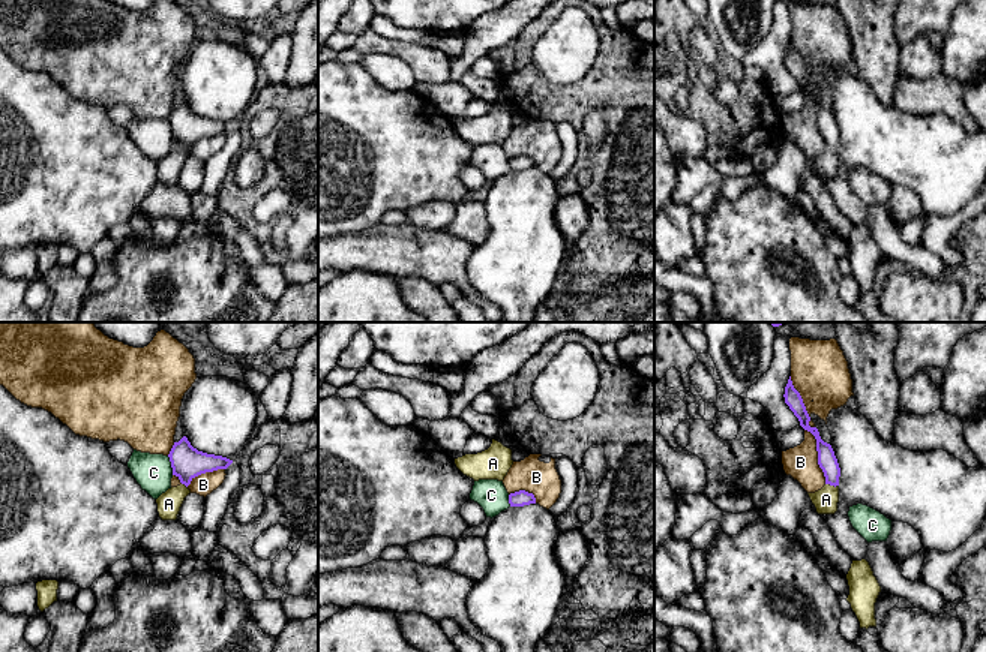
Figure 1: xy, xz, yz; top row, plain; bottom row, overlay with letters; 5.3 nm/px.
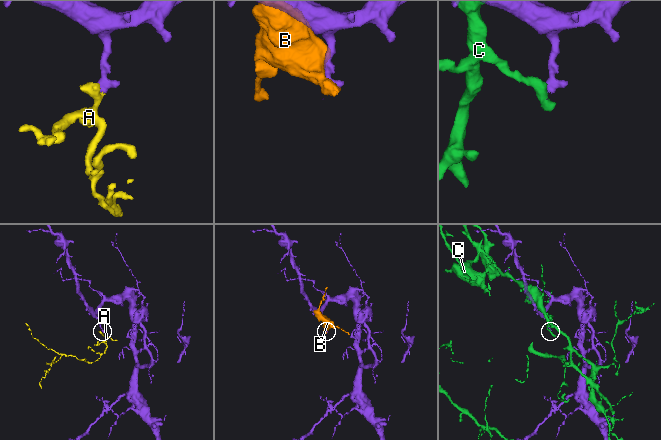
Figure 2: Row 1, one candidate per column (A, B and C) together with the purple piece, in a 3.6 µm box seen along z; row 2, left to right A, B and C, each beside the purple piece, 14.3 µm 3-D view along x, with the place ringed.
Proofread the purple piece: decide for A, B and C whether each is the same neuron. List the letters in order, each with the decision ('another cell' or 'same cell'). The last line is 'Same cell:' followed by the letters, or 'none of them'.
A: same cell
B: another cell
C: another cell
Same cell: A

